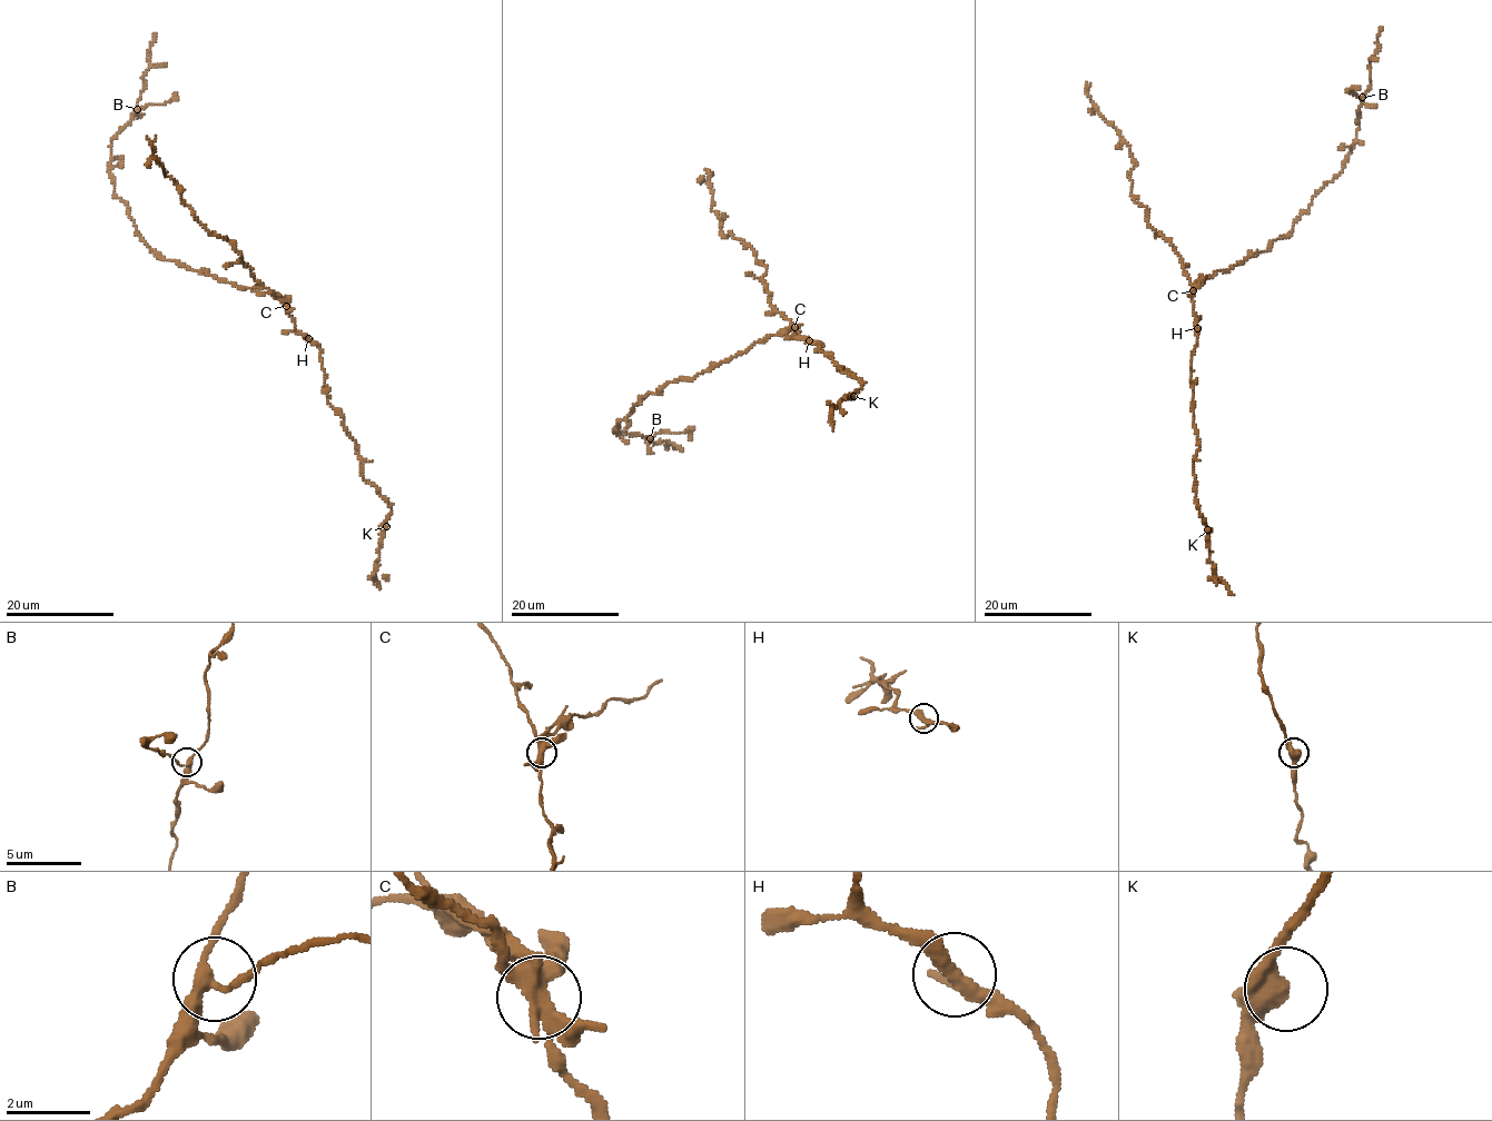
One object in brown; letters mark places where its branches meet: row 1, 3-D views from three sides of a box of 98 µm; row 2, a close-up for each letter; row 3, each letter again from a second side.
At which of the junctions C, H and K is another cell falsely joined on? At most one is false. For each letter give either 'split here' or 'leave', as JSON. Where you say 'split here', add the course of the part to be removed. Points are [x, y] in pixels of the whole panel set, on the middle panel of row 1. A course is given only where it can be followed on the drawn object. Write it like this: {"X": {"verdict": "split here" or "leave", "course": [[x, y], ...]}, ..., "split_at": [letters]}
{"C": {"verdict": "split here", "course": [[793, 327], [692, 378], [669, 382], [635, 404], [614, 429], [674, 449]]}, "H": {"verdict": "leave"}, "K": {"verdict": "leave"}, "split_at": ["C"]}

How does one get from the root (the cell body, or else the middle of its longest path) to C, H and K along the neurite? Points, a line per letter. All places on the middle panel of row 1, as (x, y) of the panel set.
C: (759, 341), (793, 327)
H: (759, 341), (793, 327), (800, 337), (810, 341)
K: (759, 341), (794, 328), (800, 337), (820, 343), (838, 369), (859, 379), (853, 396)

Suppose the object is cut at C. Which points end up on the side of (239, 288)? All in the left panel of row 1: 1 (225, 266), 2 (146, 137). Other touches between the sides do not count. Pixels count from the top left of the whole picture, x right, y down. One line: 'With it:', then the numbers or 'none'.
With it: none

